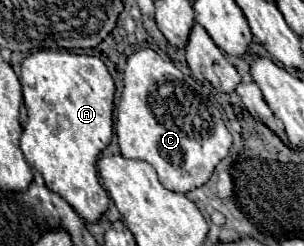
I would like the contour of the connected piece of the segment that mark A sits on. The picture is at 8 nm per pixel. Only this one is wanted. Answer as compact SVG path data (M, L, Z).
M38 50L22 60L20 82L28 110L28 124L20 138L26 160L44 176L46 186L60 194L86 222L98 220L110 204L98 182L96 160L112 138L112 76L96 56Z

